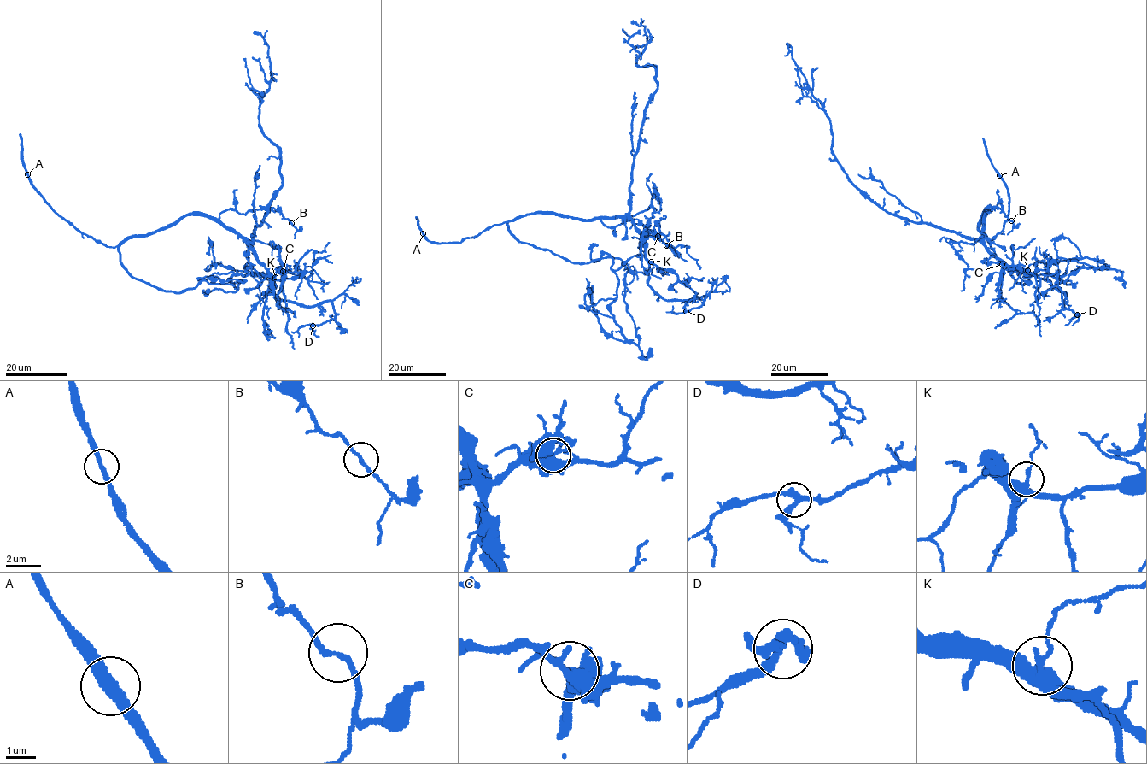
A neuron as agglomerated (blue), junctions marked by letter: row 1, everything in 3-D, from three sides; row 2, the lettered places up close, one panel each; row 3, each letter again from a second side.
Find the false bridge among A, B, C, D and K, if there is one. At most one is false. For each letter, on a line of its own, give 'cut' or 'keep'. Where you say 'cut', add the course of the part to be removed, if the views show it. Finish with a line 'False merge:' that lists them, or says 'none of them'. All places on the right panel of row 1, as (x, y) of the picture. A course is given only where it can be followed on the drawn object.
A: keep
B: keep
C: keep
D: keep
K: keep
False merge: none of them

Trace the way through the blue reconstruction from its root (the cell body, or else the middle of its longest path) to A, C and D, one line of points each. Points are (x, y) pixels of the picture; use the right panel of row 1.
A: (980, 223), (979, 231), (991, 242), (1009, 219), (1009, 194), (999, 175)
C: (980, 223), (981, 214), (986, 212), (984, 246), (1003, 264), (1003, 268), (1002, 264)
D: (980, 223), (986, 212), (983, 240), (991, 252), (1006, 266), (1047, 279), (1066, 294), (1062, 308), (1077, 314)

